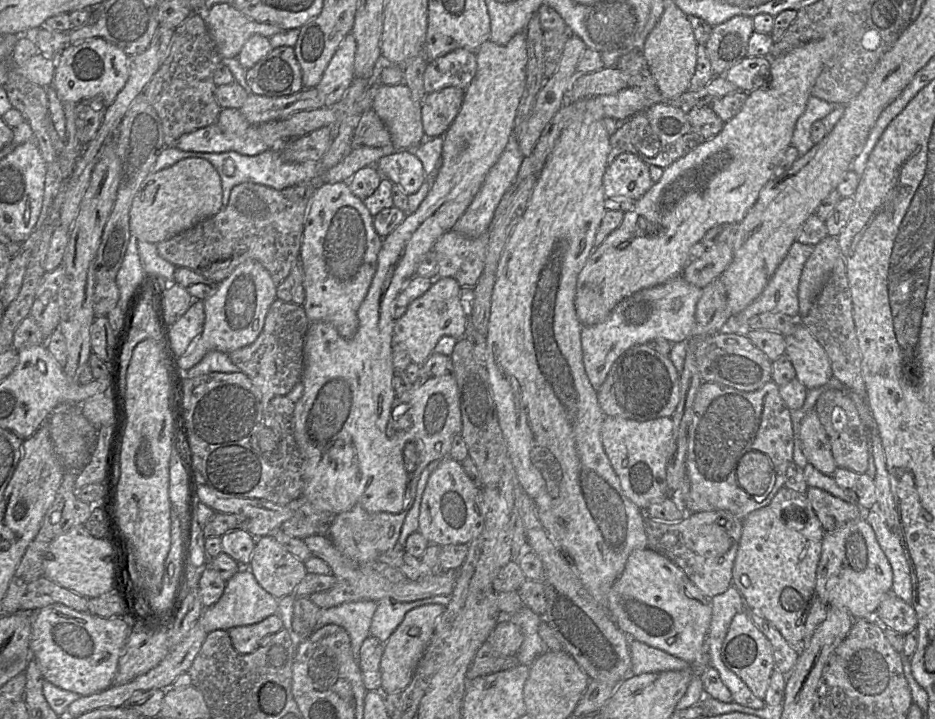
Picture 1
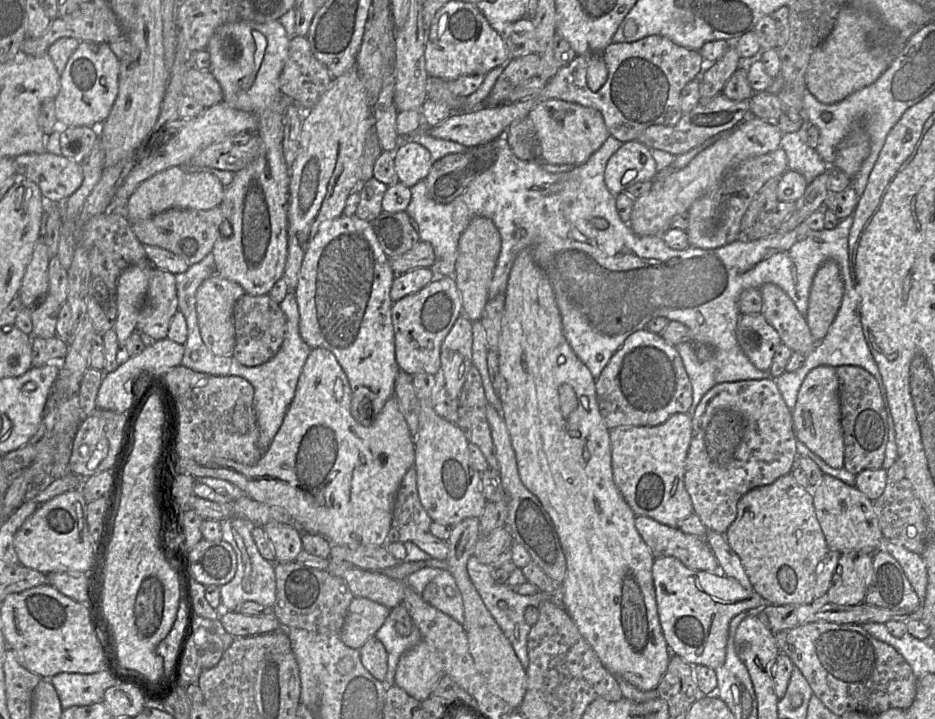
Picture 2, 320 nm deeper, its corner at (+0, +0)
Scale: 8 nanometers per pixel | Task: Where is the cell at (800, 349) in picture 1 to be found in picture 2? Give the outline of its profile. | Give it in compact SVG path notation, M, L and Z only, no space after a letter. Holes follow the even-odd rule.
M766 283L760 287L760 293L761 313L778 332L781 343L793 352L808 355L817 343L810 333L805 316L779 286Z

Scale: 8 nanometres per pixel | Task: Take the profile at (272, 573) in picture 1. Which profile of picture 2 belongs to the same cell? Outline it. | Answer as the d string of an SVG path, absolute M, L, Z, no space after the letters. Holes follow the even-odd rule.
M278 522L267 523L262 528L273 546L276 562L295 561L303 548L302 532L290 525Z

